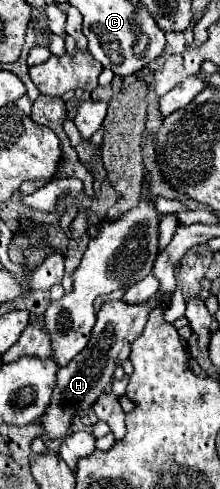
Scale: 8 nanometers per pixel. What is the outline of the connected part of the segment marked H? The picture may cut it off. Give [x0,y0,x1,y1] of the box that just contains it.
[42,296,158,440]

